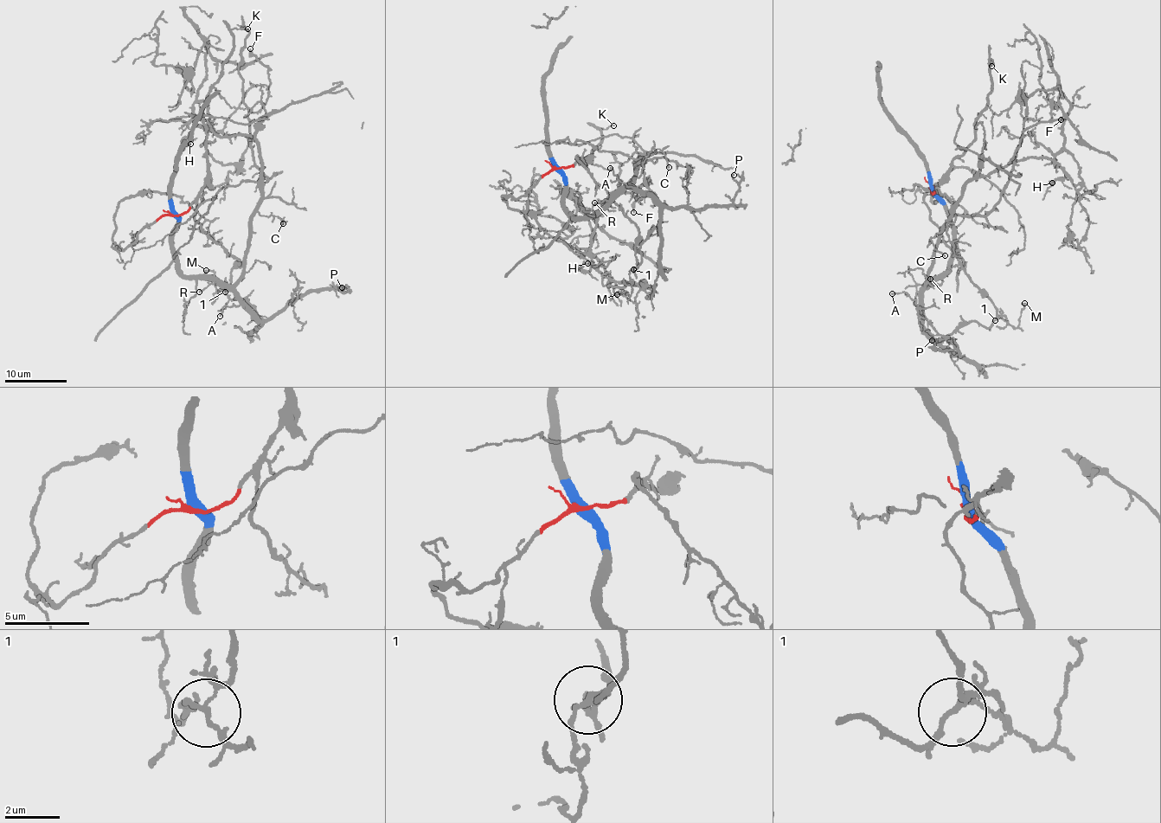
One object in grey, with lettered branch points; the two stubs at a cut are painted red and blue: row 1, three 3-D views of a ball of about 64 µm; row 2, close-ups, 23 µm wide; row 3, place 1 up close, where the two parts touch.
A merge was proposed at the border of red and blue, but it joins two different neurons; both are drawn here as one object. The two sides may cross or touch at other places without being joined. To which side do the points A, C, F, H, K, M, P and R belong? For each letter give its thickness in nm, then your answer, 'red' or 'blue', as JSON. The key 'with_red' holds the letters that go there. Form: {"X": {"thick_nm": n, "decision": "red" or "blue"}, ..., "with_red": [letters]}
{"A": {"thick_nm": 120, "decision": "blue"}, "C": {"thick_nm": 130, "decision": "blue"}, "F": {"thick_nm": 130, "decision": "blue"}, "H": {"thick_nm": 110, "decision": "blue"}, "K": {"thick_nm": 100, "decision": "red"}, "M": {"thick_nm": 120, "decision": "blue"}, "P": {"thick_nm": 140, "decision": "blue"}, "R": {"thick_nm": 120, "decision": "blue"}, "with_red": ["K"]}

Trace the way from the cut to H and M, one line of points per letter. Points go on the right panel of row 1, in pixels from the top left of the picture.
H: (931, 189), (953, 253), (926, 285), (970, 182), (1033, 157), (1061, 170), (1053, 183)
M: (931, 189), (952, 224), (953, 253), (922, 292), (923, 328), (941, 343), (971, 320), (1016, 327), (1025, 303)

